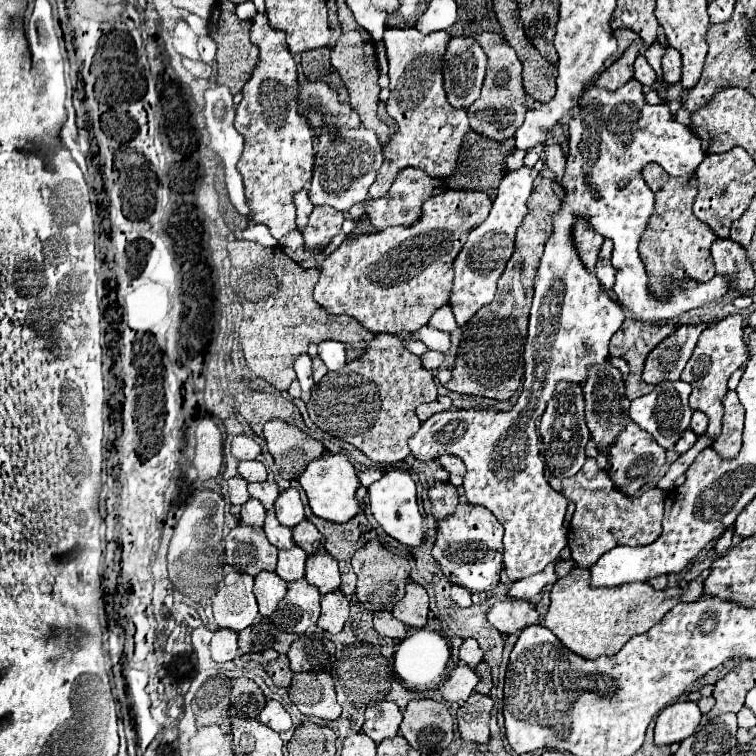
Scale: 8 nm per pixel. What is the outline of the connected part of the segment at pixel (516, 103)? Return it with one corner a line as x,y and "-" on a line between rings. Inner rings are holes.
484,31
484,33
478,33
474,39
484,49
488,57
488,67
486,67
486,79
484,79
480,97
468,107
470,127
478,131
480,135
486,135
496,141
504,141
514,137
514,131
524,123
524,115
526,115
526,109
522,105
526,95
522,85
522,63
516,57
514,49
504,41
504,37

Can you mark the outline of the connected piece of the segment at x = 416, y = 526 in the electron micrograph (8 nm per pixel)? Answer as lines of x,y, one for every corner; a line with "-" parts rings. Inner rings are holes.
402,471
384,473
380,481
368,487
368,499
370,499
372,517
386,531
386,535
410,547
416,547
422,543
422,515
416,503
416,485
408,473
402,473

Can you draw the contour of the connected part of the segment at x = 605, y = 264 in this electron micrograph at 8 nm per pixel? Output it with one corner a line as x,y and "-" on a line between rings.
604,239
598,261
596,261
596,275
598,275
598,279
606,291
610,291
614,285
614,269
610,263
610,255
612,255
612,241

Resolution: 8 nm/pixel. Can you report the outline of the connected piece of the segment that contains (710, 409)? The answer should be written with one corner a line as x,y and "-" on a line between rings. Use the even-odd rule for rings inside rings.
728,315
716,323
712,323
708,329
702,331
698,345
690,357
690,361
686,363
684,371
682,371
682,381
692,385
692,393
690,393
690,409
692,411
702,411
708,415
708,431
706,435
710,437
718,437
720,435
720,427
722,427
722,415
724,415
724,407
722,407
722,397
728,391
728,377
740,369
746,361
748,361
748,351
744,347
742,341
742,329
744,329
744,319
742,315

